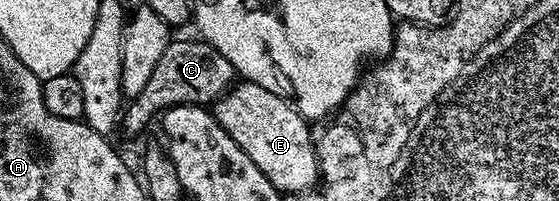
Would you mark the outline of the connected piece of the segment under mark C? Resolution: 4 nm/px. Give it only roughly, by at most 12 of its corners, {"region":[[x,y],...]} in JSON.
{"region":[[200,38],[173,39],[120,124],[138,134],[167,108],[208,106],[237,72]]}

